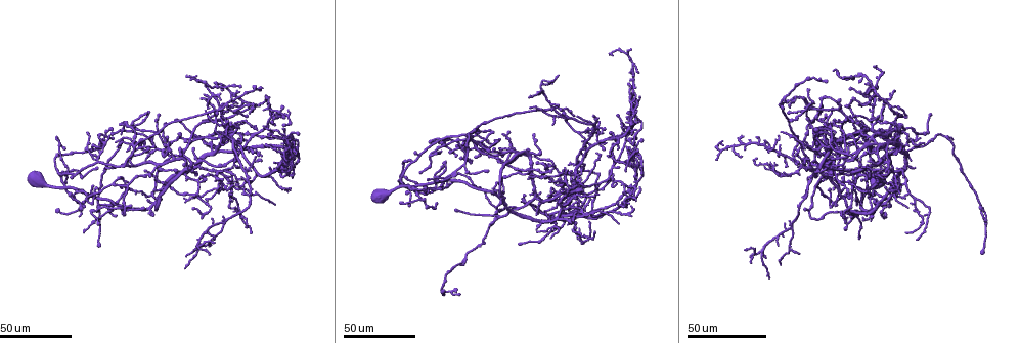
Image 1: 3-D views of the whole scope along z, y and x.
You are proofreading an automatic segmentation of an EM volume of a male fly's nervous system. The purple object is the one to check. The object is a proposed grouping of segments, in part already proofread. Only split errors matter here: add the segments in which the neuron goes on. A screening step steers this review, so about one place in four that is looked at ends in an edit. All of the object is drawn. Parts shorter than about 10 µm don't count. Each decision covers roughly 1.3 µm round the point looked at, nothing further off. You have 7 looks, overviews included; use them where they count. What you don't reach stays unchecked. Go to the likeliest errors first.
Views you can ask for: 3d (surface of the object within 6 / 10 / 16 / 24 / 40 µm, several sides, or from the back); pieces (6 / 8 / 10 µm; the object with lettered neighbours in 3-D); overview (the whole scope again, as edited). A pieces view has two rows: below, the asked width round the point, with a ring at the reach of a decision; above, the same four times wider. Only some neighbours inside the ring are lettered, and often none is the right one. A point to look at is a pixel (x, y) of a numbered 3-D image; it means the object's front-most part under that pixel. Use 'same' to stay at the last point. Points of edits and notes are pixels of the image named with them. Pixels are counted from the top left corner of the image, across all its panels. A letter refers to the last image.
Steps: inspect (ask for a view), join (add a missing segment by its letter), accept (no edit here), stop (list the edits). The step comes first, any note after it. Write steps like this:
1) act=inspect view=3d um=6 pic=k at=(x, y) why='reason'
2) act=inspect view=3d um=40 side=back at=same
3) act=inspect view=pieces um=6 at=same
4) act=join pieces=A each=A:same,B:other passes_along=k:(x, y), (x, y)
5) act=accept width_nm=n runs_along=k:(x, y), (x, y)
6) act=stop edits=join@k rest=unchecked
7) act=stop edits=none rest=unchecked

act=inspect view=3d um=24 pic=1 at=(876, 183) why='thin end'

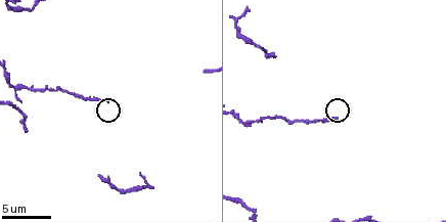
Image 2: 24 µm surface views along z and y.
act=inspect view=pieces um=10 pic=2 at=(336, 120) why='see the neighbours'

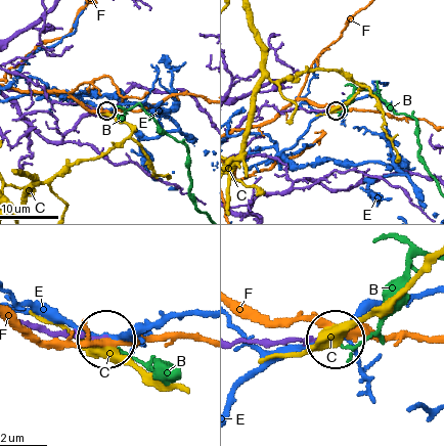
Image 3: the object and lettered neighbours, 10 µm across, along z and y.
act=accept each=B:other,C:other,E:other,F:other runs_along=3:(27, 77), (43, 89), (49, 100), (106, 110) found='none of them fits'

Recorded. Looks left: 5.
act=inspect view=3d um=40 pic=1 at=(298, 162) why='an open end'

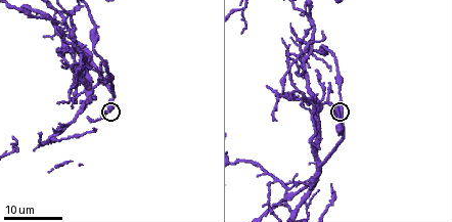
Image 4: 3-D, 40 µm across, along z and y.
act=inspect view=pieces um=8 pic=4 at=(108, 113)

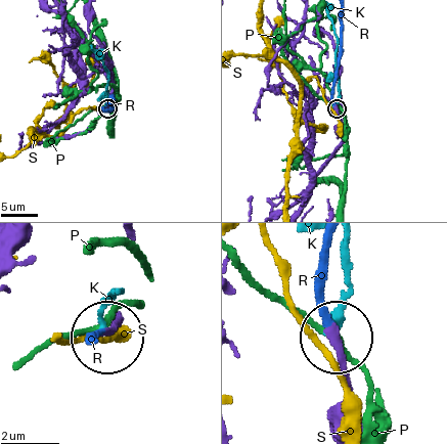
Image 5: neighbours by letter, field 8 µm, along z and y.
act=join pieces=R each=K:other,P:other,R:same,S:other found='it goes on there'

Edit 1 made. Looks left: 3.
act=inspect view=overview

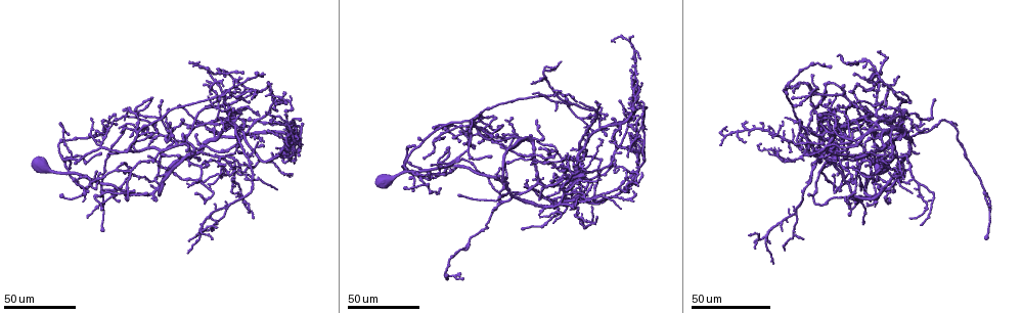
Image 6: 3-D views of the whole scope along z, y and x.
act=inspect view=3d um=40 pic=6 at=(871, 151) why='long arm stops here'

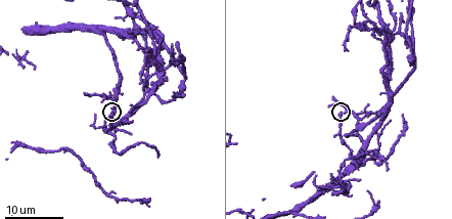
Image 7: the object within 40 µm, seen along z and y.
act=inspect view=pieces um=10 pic=7 at=(341, 113)

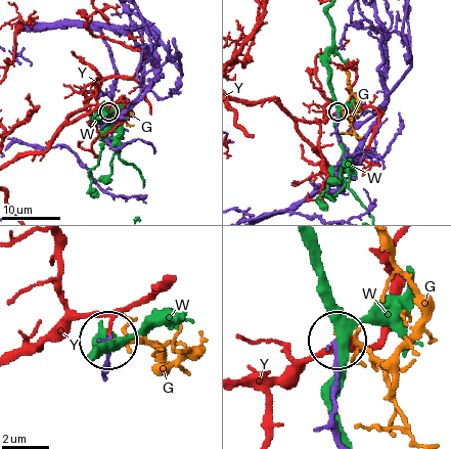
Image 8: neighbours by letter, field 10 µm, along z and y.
act=accept each=G:other,W:other,Y:other runs_along=8:(339, 435), (335, 343) found='none of them fits'

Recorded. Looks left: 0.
act=stop edits=join@5 rest=unchecked

